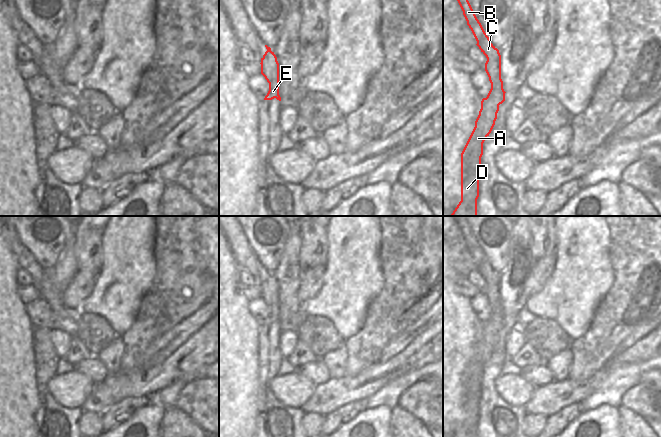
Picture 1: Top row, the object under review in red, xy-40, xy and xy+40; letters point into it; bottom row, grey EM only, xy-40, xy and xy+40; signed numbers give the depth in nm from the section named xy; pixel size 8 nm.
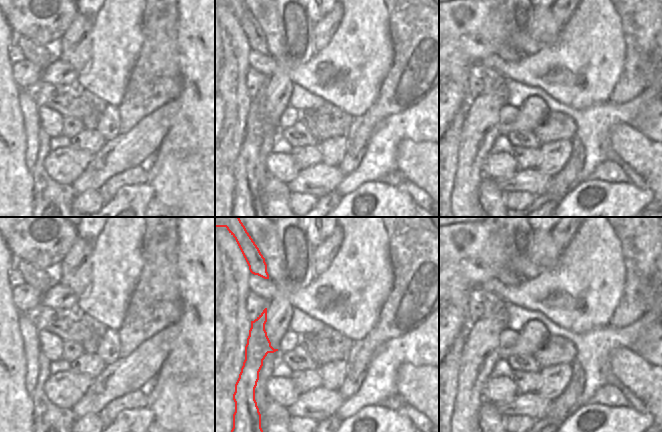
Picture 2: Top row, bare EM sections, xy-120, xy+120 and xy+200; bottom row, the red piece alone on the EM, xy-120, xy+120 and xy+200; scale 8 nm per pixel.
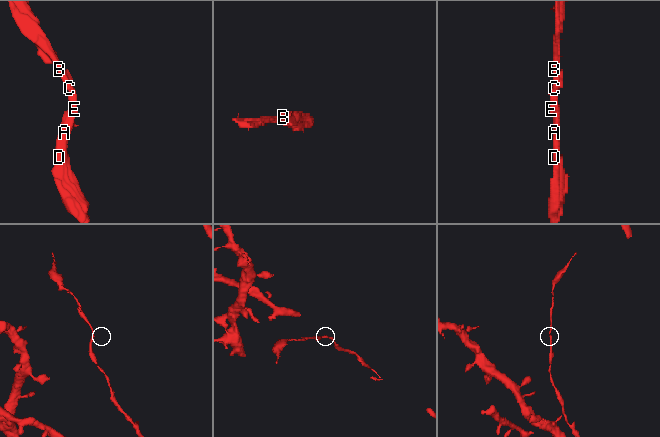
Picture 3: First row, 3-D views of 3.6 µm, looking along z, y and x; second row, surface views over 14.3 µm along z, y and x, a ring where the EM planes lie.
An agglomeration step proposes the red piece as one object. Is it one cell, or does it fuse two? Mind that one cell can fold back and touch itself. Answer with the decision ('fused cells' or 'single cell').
single cell

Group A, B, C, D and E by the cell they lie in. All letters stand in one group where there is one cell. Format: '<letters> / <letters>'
A B C D E

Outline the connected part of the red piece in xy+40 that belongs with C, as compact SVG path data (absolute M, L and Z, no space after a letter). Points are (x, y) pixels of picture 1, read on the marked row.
M457 1L467 25L477 41L476 45L487 58L485 71L491 83L487 97L481 101L481 109L475 121L475 127L461 153L461 201L451 214L451 216L477 216L483 143L495 125L499 105L505 101L506 92L501 79L499 50L491 43L469 1Z

